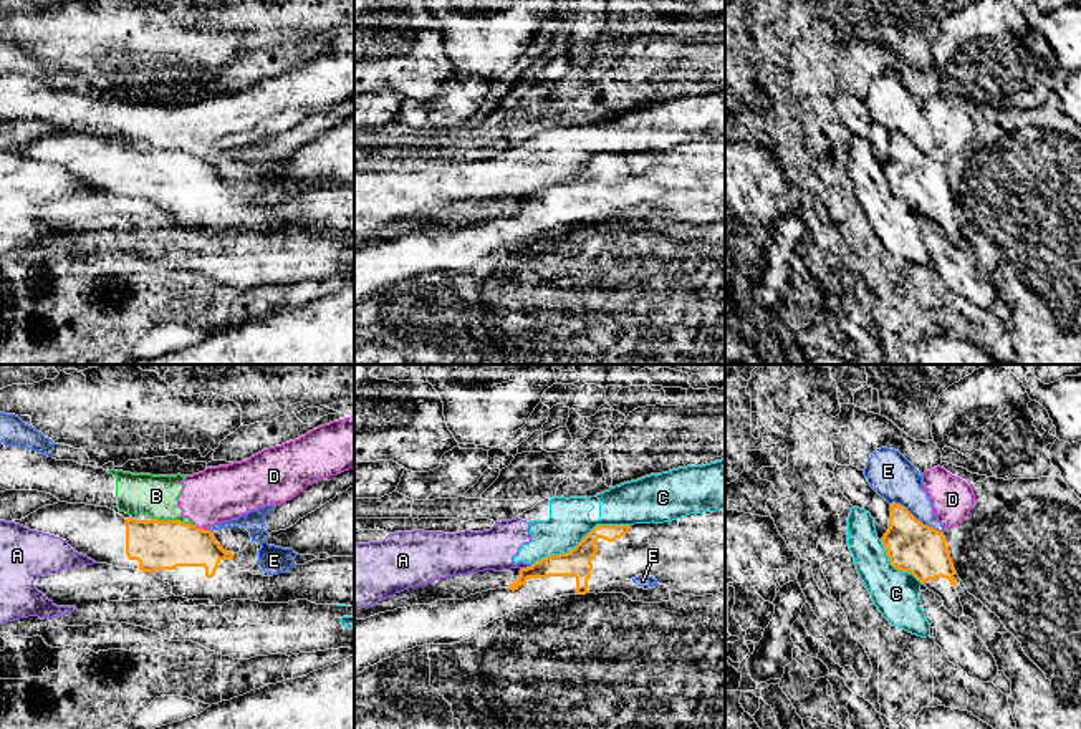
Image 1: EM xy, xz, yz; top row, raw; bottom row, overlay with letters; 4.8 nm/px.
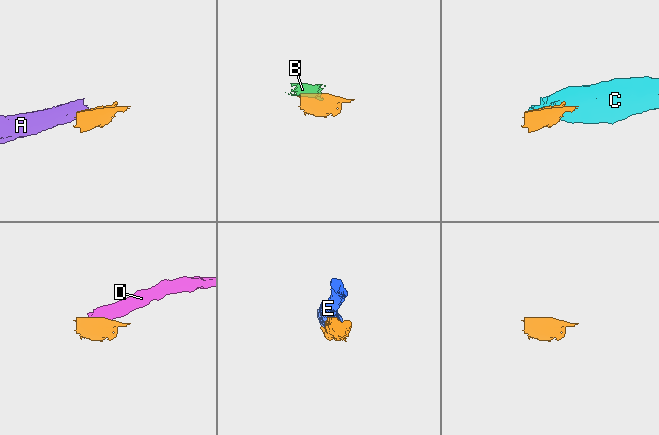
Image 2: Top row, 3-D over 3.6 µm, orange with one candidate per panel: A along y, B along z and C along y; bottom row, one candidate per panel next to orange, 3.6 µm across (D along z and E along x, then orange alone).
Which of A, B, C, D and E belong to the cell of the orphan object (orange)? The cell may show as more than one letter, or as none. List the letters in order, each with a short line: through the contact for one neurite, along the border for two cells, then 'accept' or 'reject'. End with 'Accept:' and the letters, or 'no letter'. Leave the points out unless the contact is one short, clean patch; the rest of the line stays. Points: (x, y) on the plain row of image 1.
A: xz (532, 194), (522, 197) | reject
B: xy (153, 146), (179, 148), (192, 154) | reject
C: reject
D: reject
E: reject
Accept: no letter

